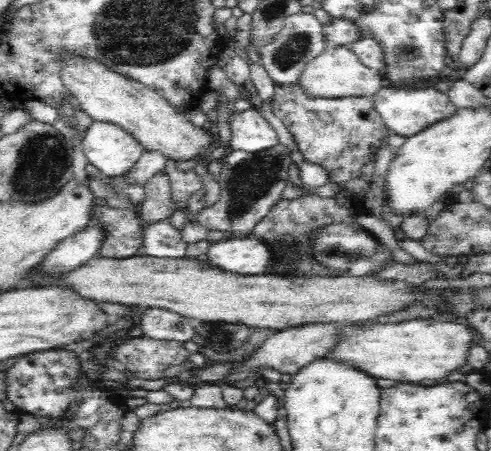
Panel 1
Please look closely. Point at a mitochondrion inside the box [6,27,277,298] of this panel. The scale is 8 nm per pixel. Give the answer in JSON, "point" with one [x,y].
{"point":[41,163]}

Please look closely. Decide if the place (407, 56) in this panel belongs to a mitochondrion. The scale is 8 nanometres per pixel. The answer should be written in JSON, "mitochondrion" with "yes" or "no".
{"mitochondrion":"yes"}

